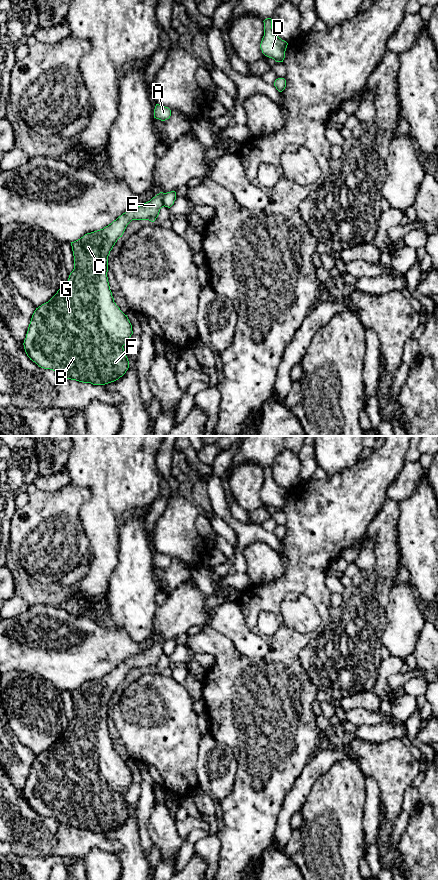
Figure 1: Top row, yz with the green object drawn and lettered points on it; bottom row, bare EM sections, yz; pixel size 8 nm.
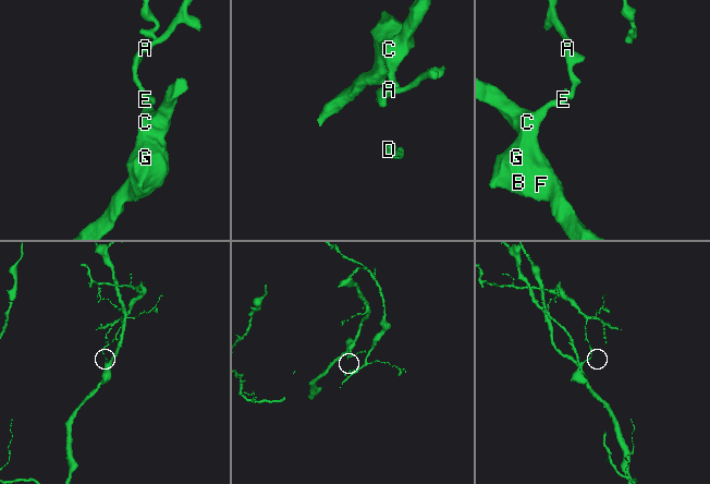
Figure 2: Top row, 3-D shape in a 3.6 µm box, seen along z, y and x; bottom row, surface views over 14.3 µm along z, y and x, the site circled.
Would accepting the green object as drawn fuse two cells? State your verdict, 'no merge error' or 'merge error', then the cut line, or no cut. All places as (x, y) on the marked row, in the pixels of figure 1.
merge error | yz (165, 193), (163, 205)

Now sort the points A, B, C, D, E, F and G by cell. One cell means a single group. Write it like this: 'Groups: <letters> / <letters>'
Groups: A D / B C E F G

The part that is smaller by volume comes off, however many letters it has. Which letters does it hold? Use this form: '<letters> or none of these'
A, D

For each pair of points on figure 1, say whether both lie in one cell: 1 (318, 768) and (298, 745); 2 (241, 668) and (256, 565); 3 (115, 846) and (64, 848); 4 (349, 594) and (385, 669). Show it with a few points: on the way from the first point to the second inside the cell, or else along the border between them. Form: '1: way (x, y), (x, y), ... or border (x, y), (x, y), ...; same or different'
1: border (316, 750), (297, 778); different
2: border (276, 579), (262, 584), (251, 585); different
3: way (102, 843), (77, 842); same
4: border (383, 659), (374, 684); different

